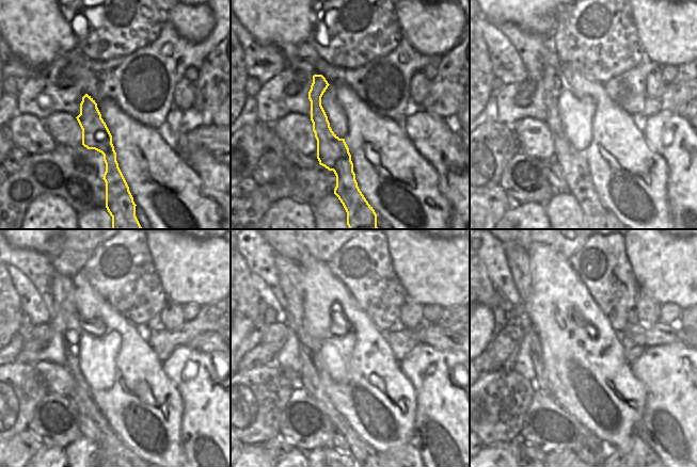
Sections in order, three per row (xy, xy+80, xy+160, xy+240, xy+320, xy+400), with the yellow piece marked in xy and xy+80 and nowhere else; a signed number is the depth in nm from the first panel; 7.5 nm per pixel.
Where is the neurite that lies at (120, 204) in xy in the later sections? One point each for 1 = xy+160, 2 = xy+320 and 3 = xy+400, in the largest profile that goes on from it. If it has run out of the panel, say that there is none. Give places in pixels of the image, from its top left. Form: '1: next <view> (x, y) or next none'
1: next xy+160 (573, 164)
2: next xy+320 (290, 278)
3: next xy+400 (518, 259)

